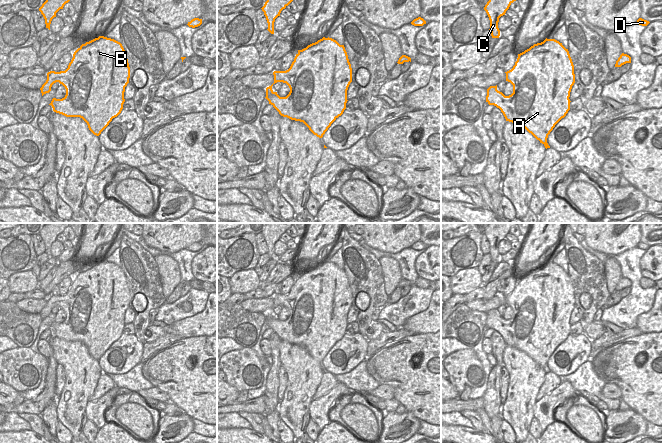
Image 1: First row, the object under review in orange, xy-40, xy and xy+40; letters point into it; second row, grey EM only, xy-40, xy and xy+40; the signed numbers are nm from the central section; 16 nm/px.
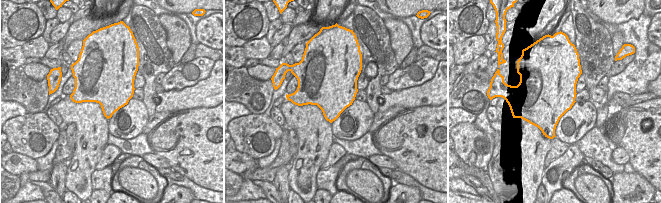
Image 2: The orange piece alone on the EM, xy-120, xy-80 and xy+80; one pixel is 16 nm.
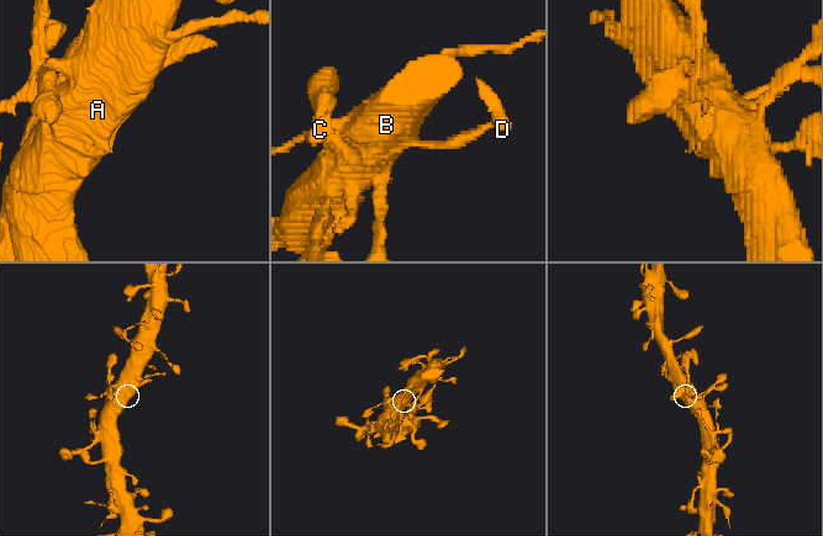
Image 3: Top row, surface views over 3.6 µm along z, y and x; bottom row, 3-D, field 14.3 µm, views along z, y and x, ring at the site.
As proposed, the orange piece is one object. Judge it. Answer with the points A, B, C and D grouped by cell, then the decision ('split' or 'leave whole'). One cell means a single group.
A B C D; leave whole

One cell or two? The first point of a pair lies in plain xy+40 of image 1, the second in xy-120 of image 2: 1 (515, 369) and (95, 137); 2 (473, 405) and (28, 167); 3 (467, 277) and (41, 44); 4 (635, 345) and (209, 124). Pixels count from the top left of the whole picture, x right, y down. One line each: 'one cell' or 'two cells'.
1: one cell
2: two cells
3: one cell
4: one cell

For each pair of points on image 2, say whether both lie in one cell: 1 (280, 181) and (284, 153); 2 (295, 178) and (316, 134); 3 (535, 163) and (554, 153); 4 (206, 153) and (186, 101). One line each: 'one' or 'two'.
1: two
2: one
3: two
4: two

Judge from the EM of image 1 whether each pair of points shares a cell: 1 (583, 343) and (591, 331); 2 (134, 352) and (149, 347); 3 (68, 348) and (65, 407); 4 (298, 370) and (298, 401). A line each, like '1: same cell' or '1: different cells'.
1: different cells
2: different cells
3: same cell
4: same cell

